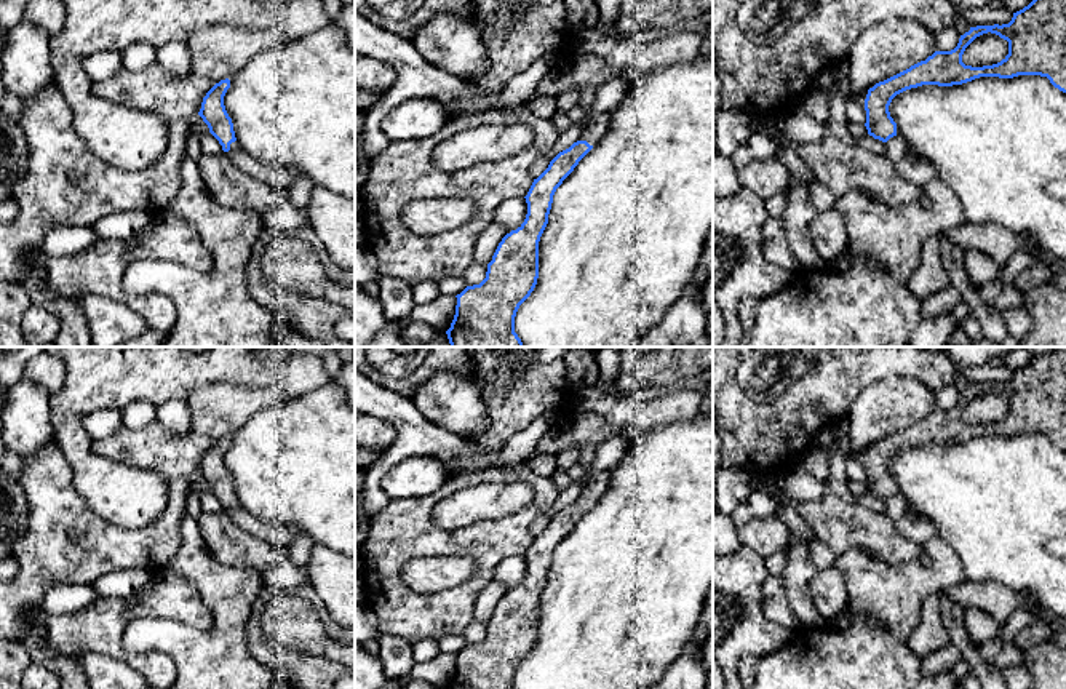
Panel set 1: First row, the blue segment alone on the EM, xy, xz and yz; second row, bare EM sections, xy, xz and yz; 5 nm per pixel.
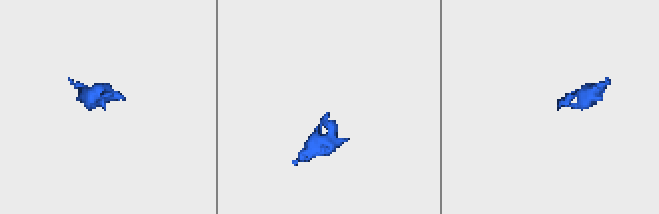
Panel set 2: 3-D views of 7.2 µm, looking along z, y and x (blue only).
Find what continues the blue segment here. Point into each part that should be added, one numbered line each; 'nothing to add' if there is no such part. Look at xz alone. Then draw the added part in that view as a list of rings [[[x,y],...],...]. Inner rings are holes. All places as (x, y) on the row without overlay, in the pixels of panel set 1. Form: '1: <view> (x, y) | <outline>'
1: xz (596, 481) | [[[612,470],[590,472],[579,499],[587,499],[590,504],[596,504],[604,494]]]

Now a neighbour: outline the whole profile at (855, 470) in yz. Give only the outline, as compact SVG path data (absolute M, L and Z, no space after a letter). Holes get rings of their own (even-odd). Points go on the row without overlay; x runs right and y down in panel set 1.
M853 456L847 459L845 475L849 480L865 483L866 481L866 468L860 464Z

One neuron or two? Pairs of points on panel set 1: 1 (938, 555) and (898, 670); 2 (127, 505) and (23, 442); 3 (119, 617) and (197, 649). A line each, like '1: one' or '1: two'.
1: one
2: two
3: two

